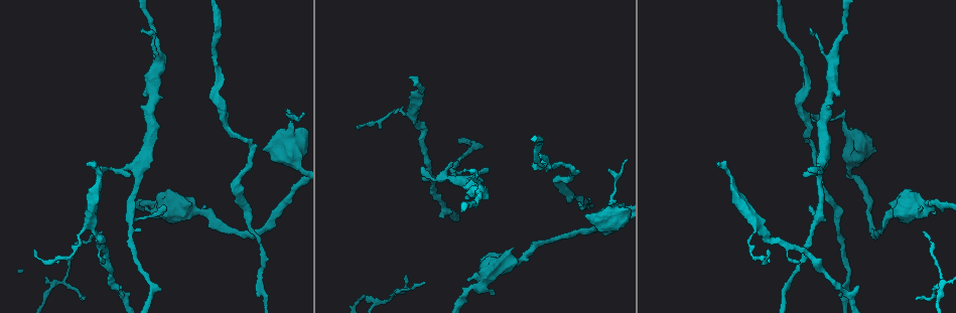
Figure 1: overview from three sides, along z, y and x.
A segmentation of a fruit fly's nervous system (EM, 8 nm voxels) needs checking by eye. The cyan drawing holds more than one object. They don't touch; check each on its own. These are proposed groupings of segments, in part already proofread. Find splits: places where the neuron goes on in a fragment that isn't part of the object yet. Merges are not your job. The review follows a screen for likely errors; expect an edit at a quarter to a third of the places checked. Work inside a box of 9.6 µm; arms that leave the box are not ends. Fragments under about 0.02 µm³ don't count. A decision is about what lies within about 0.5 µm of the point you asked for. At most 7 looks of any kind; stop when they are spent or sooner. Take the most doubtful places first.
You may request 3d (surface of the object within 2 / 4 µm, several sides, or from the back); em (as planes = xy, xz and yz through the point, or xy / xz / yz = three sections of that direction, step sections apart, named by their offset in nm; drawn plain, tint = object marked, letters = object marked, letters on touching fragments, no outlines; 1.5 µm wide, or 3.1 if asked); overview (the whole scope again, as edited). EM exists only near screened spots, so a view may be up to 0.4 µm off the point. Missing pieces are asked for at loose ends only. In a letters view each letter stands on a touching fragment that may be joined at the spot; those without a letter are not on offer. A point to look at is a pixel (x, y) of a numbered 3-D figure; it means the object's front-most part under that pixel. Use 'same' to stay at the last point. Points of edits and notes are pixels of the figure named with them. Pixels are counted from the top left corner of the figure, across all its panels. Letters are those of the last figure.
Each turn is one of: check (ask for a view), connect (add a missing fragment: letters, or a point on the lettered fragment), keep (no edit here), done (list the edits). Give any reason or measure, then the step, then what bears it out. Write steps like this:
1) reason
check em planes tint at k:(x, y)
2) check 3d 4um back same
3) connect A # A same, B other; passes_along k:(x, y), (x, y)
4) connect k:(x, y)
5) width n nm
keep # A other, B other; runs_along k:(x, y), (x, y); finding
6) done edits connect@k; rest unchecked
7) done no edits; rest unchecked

an open end
check em planes letters at 1:(410, 77)

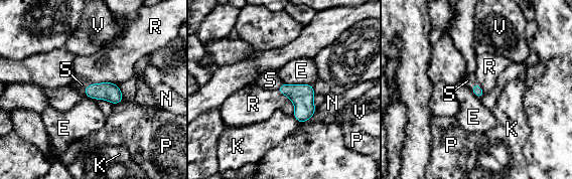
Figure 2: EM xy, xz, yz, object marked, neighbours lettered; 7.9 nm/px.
width 80 nm
connect S # E other, K other, N other, P other, R other, S same, V other; the neuron continues

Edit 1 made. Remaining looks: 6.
thin end
check em planes letters at 1:(810, 170)

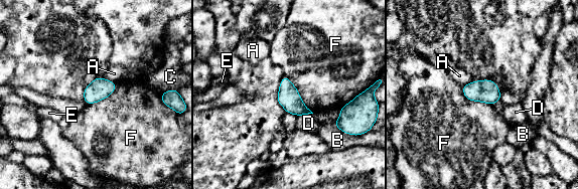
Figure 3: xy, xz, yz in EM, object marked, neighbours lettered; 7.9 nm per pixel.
keep # A other, B other, C other, D other, E other, F other; no lettered fragment goes on from it

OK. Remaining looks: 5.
tapers out
check 3d 2um at 1:(464, 169)

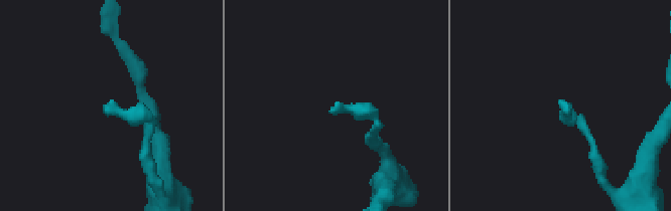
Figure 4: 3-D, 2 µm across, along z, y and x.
check em yz step 8 letters at 4:(335, 104)

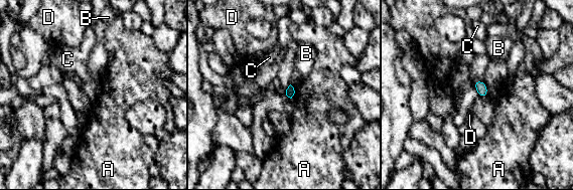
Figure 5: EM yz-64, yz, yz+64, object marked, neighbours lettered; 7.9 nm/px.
keep # A other, B other, C other, D other; border 5:(290, 83), (294, 87); none of them fits

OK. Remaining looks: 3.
done edits connect@2; rest unchecked

